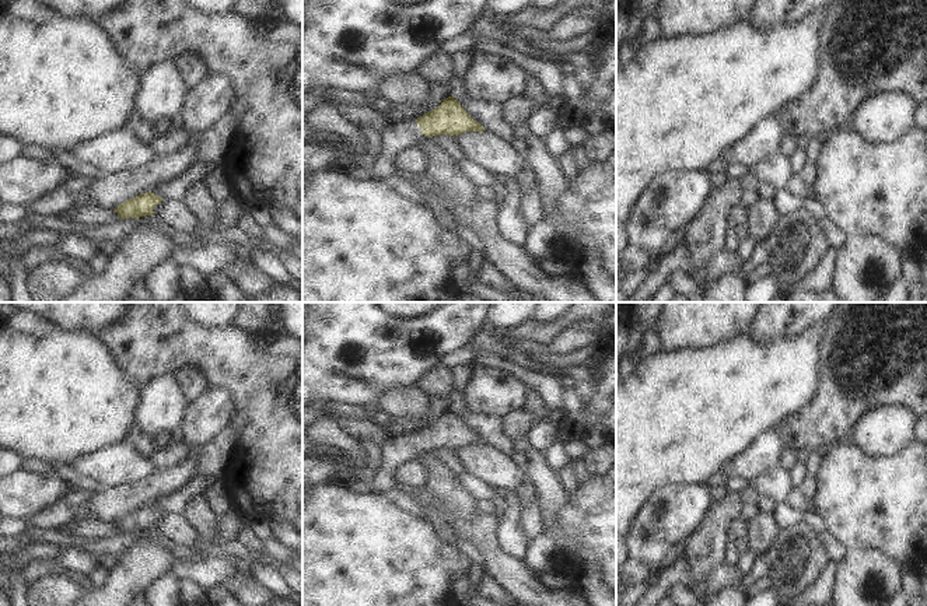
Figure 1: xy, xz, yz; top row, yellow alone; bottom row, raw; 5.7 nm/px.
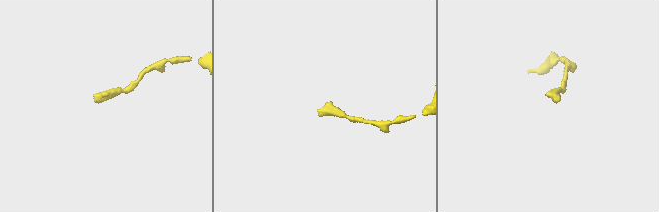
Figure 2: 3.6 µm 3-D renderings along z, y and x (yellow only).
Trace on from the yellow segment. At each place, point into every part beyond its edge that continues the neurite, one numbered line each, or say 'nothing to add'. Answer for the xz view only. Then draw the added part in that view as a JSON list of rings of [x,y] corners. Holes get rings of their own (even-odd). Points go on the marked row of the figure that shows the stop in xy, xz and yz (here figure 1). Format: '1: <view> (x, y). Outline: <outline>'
1: xz (394, 137). Outline: [[[405,119],[399,123],[386,126],[381,133],[381,154],[391,157],[406,147],[414,147],[421,130],[416,119]]]

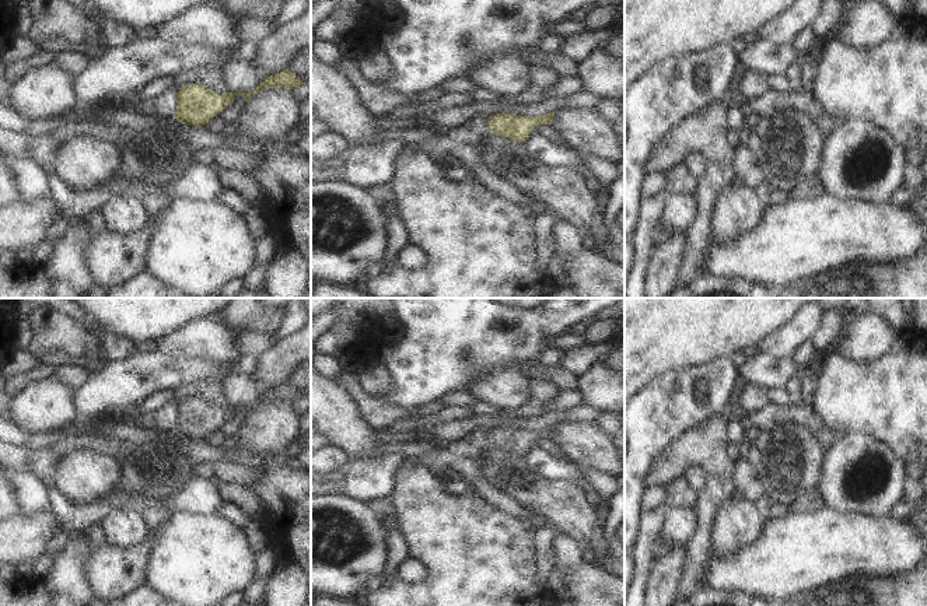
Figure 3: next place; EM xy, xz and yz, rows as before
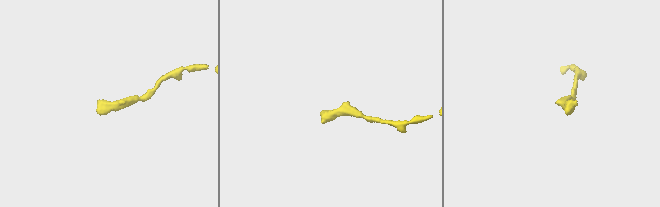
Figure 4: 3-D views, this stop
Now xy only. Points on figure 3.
nothing to add.

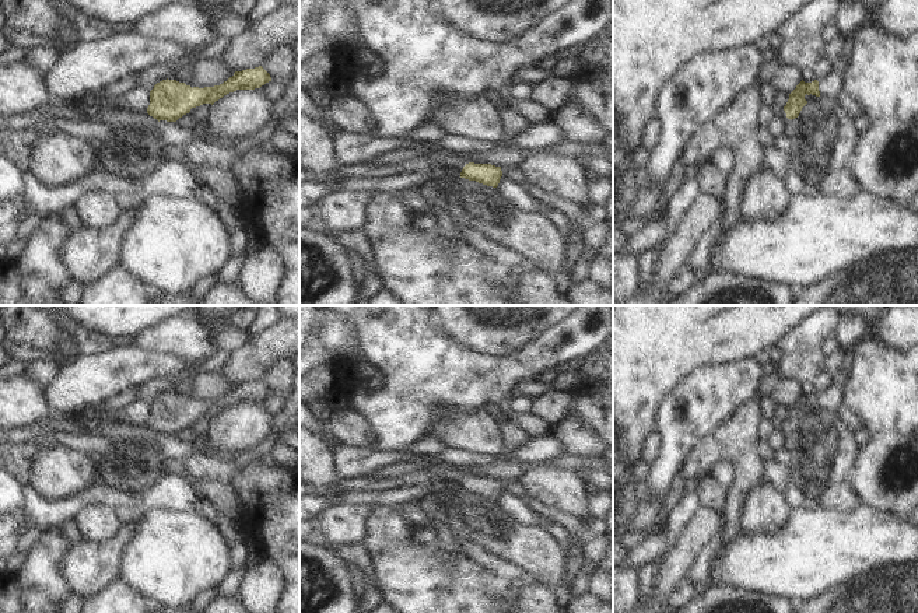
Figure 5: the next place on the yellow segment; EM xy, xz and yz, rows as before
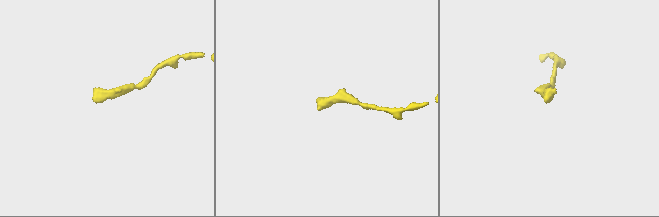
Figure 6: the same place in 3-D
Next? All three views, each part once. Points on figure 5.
1: xz (447, 158). Outline: [[[435,150],[430,153],[428,157],[438,160],[442,167],[452,167],[460,172],[466,164],[472,162],[460,157],[455,157],[453,153],[448,150]]]

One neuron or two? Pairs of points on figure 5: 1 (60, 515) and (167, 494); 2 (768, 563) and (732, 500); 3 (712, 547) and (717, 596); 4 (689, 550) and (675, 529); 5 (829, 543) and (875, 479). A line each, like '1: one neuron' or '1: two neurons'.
1: one neuron
2: two neurons
3: two neurons
4: two neurons
5: two neurons

